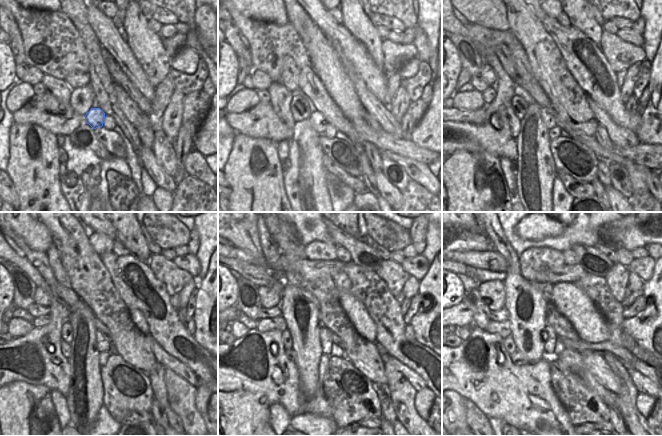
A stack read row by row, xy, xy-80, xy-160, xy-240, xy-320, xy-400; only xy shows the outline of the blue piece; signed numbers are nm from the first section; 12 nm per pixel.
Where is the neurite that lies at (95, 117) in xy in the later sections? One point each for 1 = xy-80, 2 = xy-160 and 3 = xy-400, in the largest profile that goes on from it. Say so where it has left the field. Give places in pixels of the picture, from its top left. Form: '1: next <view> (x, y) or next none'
1: next xy-80 (318, 122)
2: next xy-160 (549, 121)
3: next xy-400 (549, 336)

